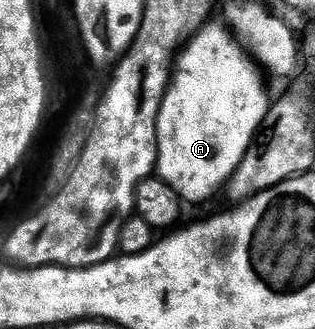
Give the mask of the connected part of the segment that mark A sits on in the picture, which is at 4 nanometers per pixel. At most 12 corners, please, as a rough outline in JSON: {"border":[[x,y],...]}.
{"border":[[221,24],[182,48],[158,178],[188,204],[227,187],[269,108]]}

